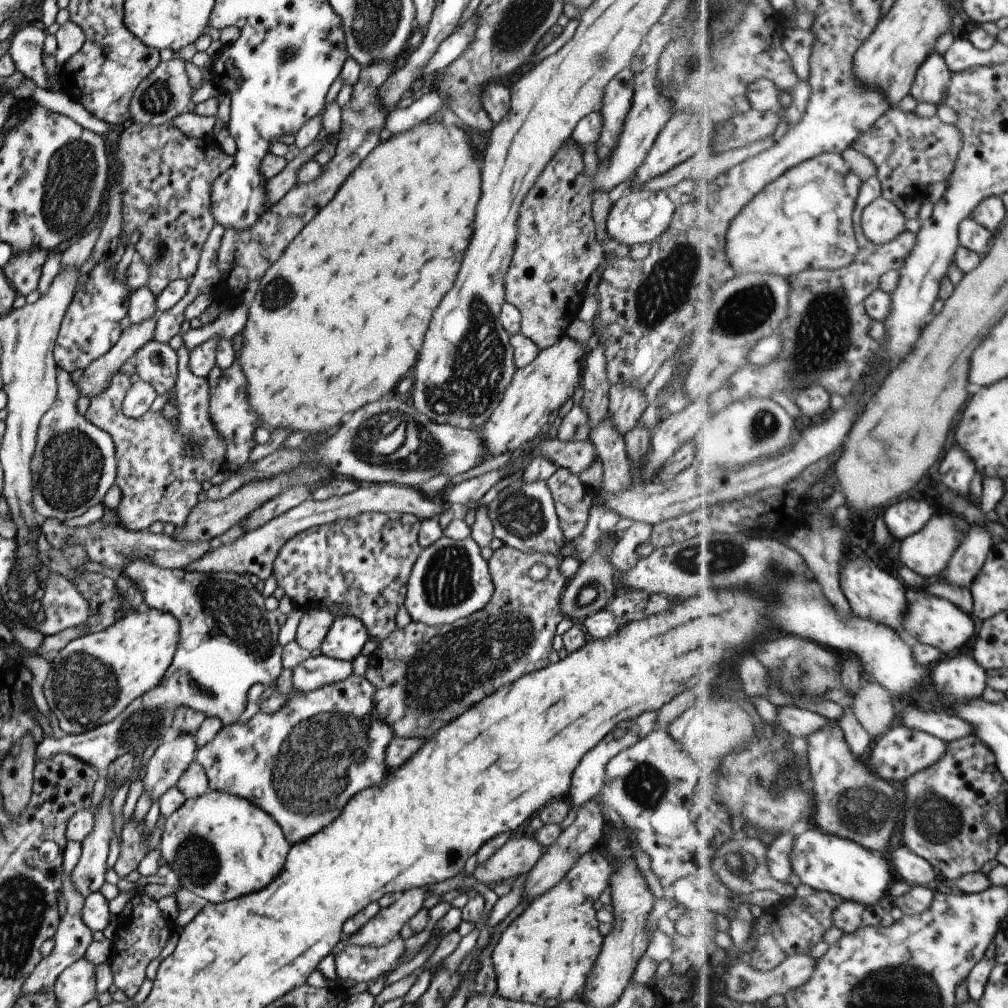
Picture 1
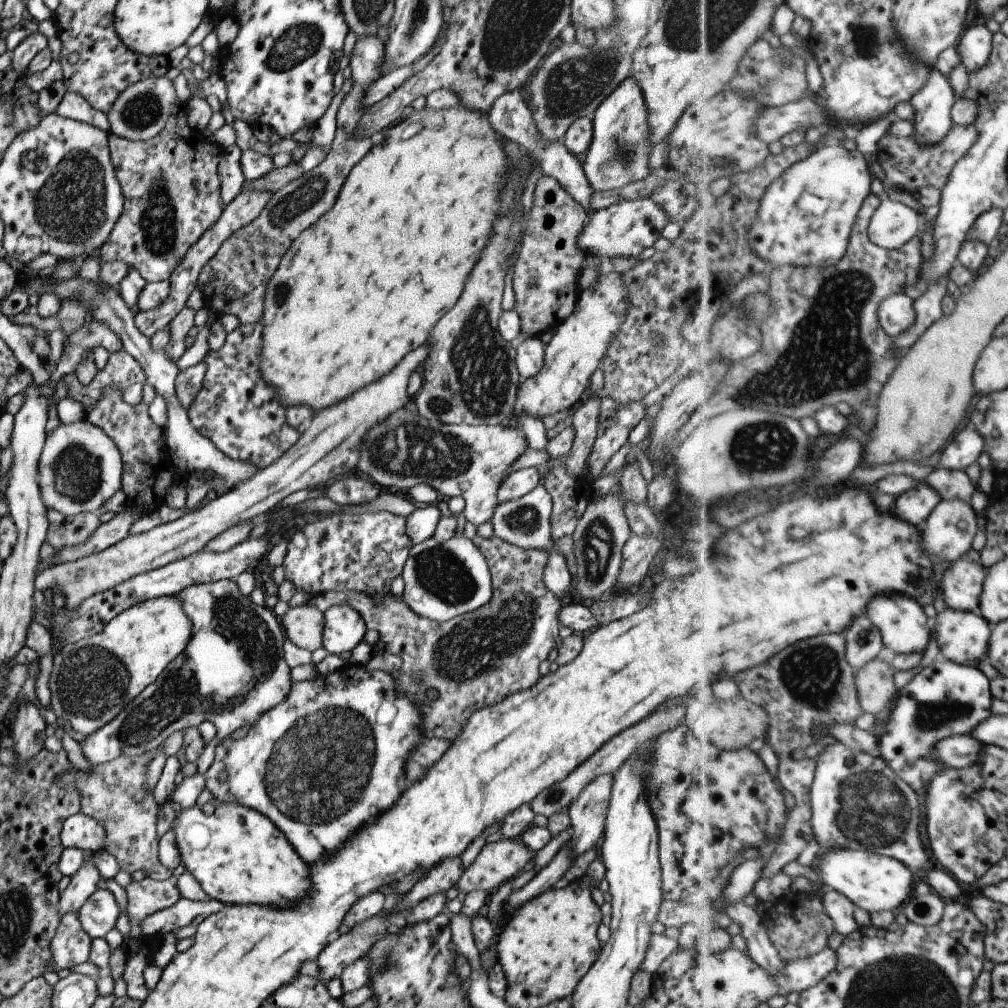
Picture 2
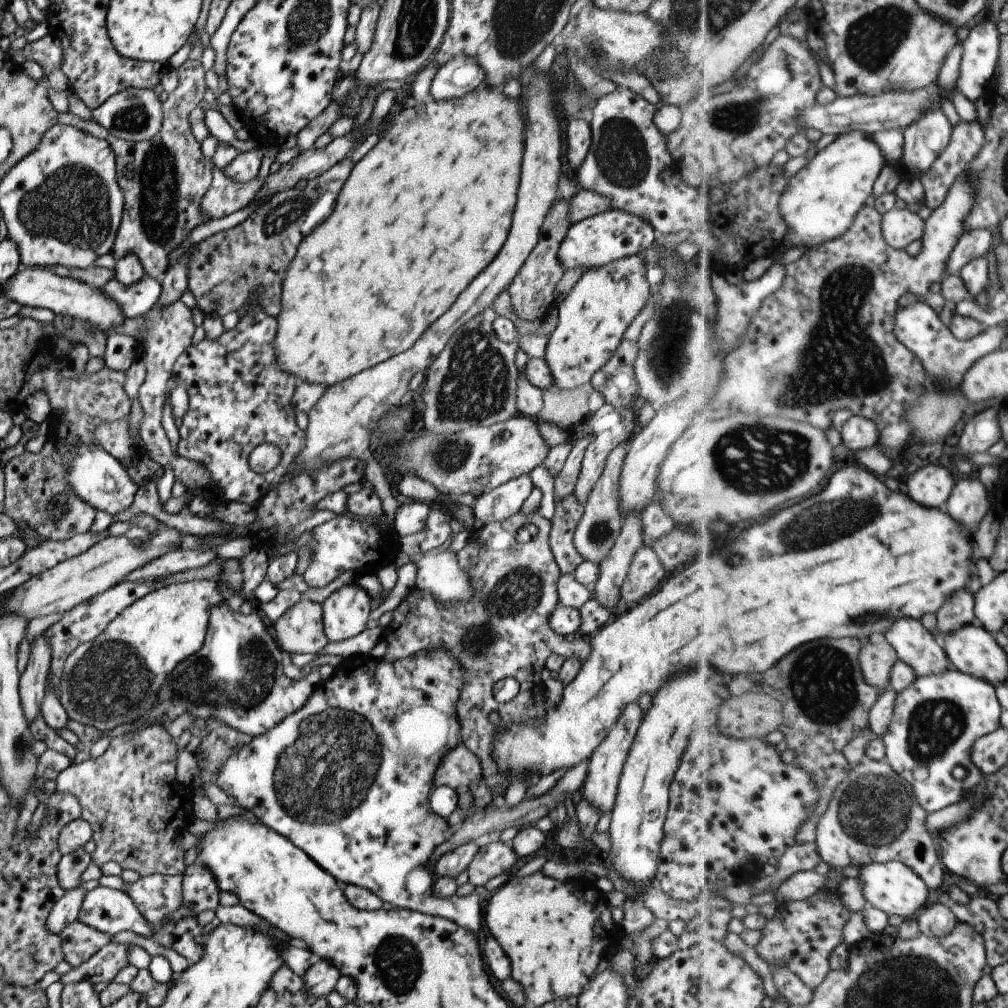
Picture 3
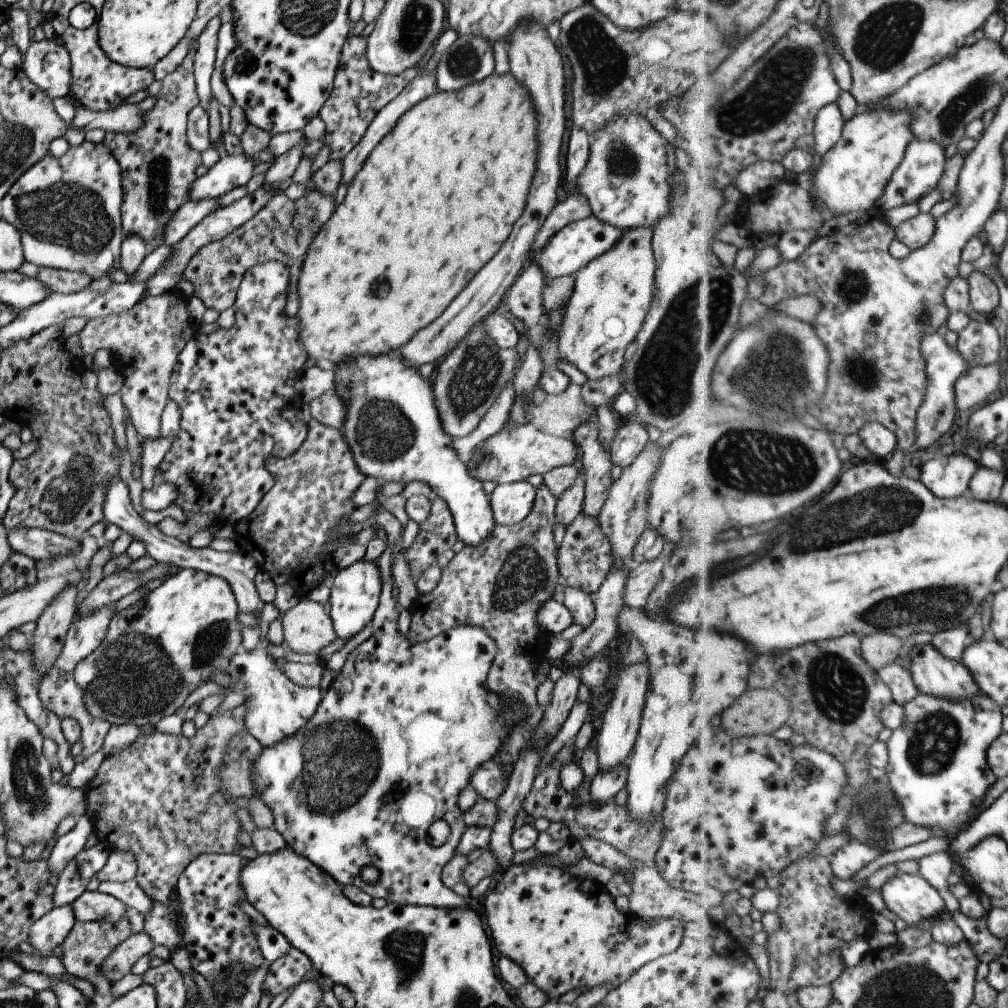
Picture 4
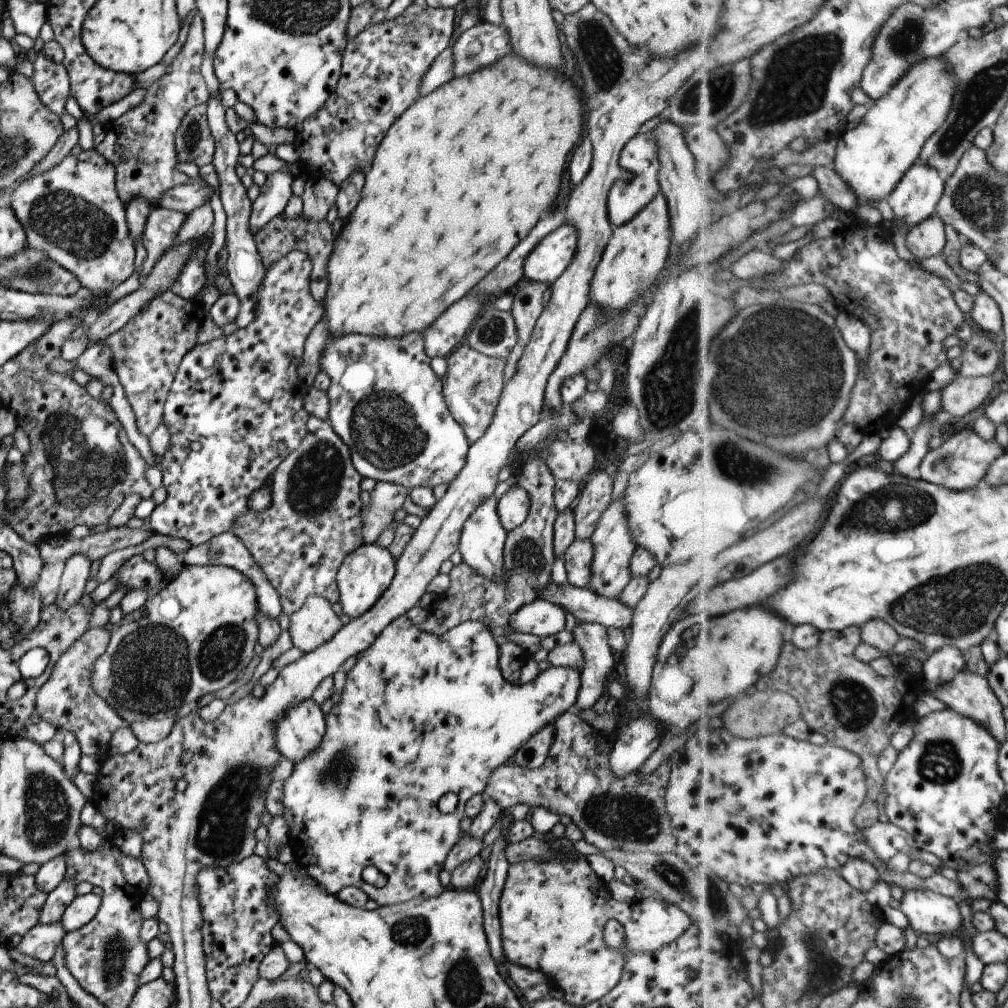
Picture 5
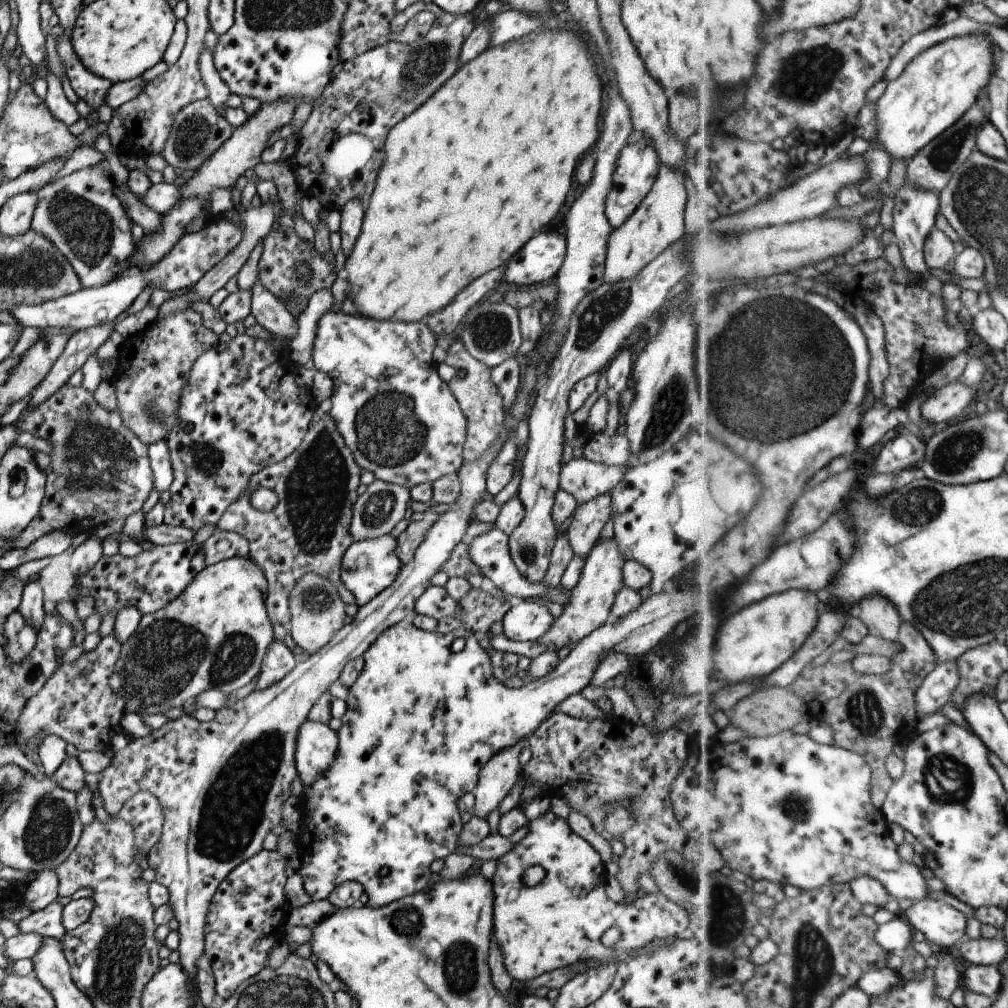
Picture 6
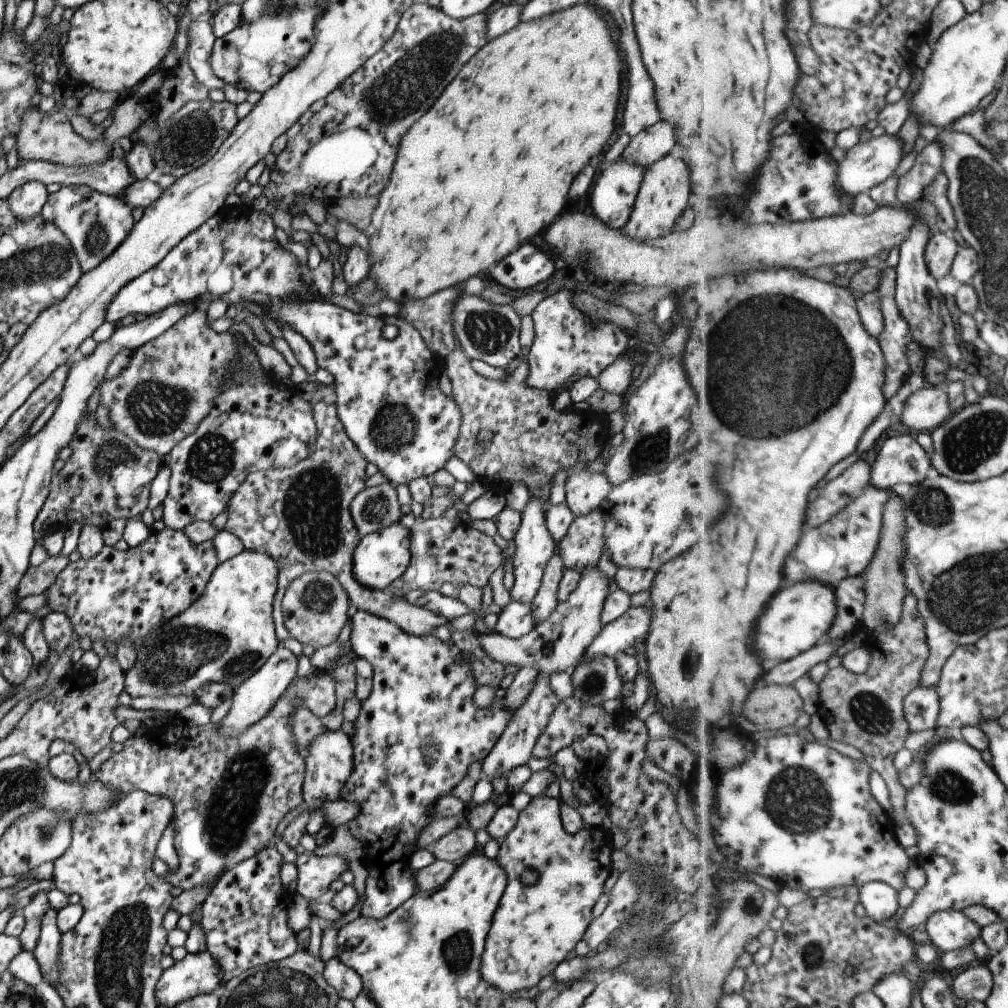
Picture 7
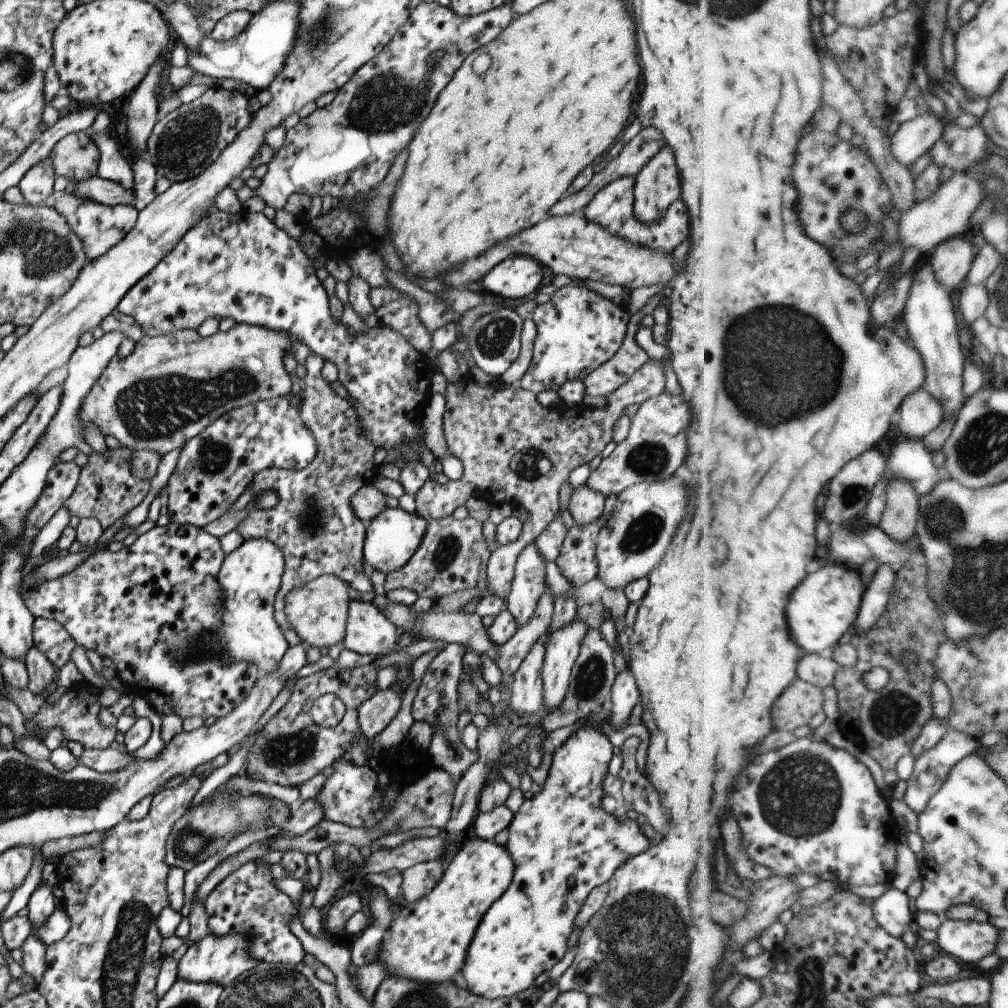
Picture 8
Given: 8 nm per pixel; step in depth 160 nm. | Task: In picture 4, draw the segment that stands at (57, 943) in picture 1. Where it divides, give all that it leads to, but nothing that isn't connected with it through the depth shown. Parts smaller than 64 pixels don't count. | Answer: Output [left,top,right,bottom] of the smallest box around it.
[58,917,132,995]

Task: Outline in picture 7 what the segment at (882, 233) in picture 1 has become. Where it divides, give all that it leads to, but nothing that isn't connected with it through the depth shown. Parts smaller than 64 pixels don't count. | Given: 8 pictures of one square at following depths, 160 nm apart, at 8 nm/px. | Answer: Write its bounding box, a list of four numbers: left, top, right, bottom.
[926,231,961,279]

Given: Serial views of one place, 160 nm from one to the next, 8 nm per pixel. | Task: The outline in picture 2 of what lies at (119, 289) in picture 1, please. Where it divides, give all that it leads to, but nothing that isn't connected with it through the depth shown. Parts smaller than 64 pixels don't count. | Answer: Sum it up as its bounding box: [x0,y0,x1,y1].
[39,320,122,398]

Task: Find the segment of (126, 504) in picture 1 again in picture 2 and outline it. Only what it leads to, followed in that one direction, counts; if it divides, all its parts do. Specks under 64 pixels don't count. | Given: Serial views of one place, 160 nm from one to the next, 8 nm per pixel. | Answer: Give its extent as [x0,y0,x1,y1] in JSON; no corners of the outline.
[53,386,179,565]

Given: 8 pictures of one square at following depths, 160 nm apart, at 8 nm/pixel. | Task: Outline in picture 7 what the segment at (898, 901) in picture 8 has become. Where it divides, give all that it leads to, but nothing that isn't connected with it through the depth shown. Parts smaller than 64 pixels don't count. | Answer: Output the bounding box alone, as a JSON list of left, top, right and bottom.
[860,881,902,923]

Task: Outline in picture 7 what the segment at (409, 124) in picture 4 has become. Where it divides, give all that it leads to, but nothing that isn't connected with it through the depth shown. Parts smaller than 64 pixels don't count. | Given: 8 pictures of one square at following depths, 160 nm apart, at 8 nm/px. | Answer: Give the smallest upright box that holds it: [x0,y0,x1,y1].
[367,3,621,304]

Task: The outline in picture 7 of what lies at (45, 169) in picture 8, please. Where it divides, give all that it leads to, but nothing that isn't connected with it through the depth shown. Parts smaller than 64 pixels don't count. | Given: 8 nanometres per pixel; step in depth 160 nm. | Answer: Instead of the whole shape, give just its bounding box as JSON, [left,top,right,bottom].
[6,181,47,219]

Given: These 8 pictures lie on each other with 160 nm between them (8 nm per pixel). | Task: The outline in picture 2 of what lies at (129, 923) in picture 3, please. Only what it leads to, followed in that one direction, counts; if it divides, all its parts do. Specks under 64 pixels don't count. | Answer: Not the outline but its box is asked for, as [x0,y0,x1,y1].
[77,889,225,939]

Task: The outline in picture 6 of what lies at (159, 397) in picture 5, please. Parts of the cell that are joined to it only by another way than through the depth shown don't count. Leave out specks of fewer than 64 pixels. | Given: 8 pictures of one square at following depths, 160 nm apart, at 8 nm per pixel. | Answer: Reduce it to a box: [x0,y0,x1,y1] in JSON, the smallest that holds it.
[111,307,219,445]

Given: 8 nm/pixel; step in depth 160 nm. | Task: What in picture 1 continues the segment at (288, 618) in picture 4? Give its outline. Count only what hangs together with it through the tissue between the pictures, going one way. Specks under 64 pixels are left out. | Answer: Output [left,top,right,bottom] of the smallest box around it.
[294,610,333,652]

